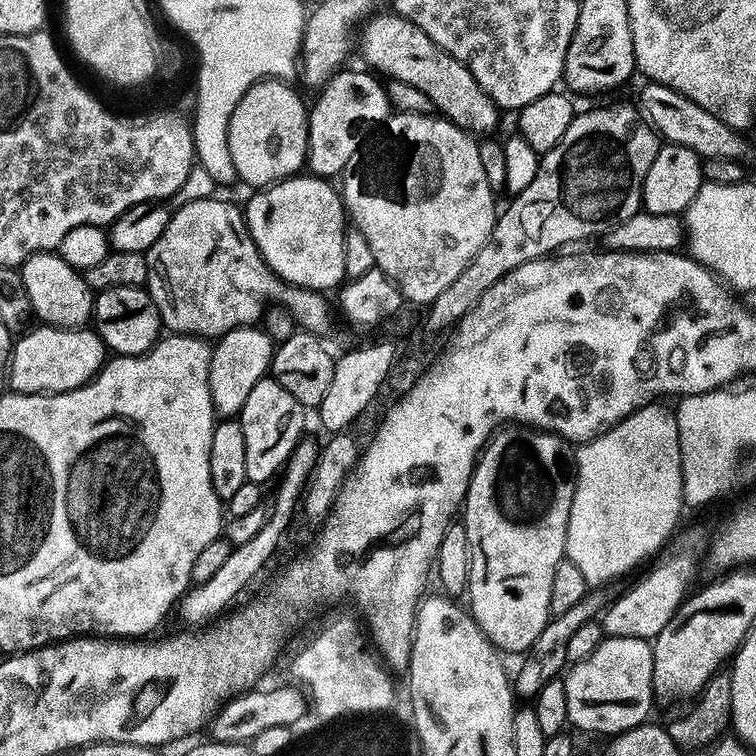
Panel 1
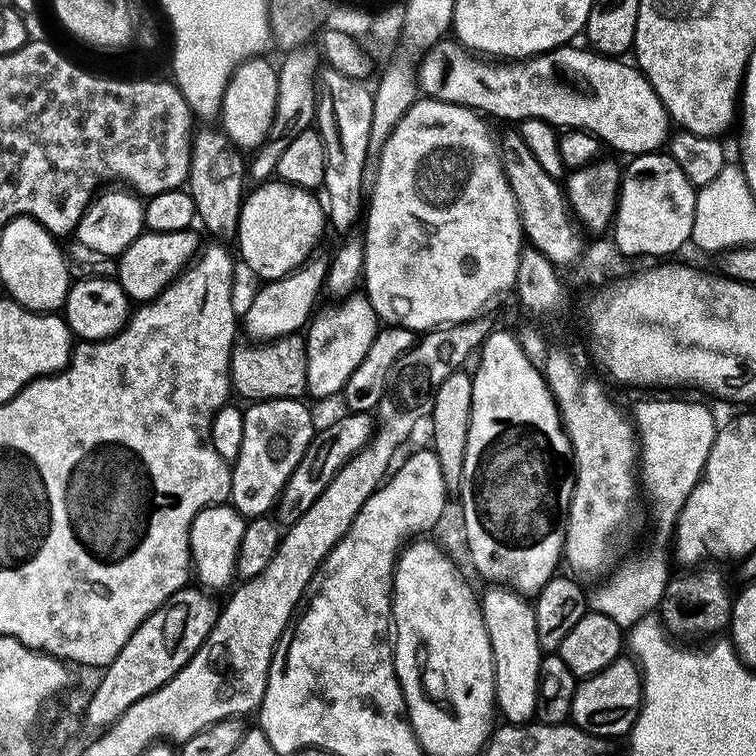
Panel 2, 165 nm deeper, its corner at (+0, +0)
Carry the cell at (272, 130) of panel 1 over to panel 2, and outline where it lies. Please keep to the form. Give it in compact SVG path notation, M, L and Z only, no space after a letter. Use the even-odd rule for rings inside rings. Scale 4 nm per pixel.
M268 58L248 60L230 78L222 113L222 131L245 153L252 154L264 146L278 110L279 71Z

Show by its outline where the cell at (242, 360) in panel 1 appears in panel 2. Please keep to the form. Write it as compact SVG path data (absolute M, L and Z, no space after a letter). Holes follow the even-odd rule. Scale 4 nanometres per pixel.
M317 253L308 263L298 271L287 276L286 279L265 283L263 288L251 302L246 316L242 318L242 328L249 332L251 339L256 342L281 340L287 336L303 333L309 327L311 318L317 311L316 304L320 294L327 287L331 255Z

